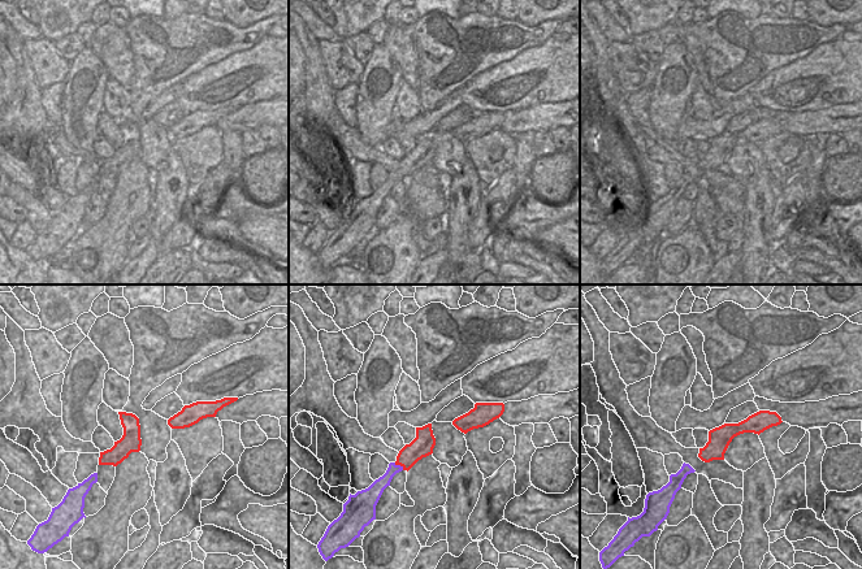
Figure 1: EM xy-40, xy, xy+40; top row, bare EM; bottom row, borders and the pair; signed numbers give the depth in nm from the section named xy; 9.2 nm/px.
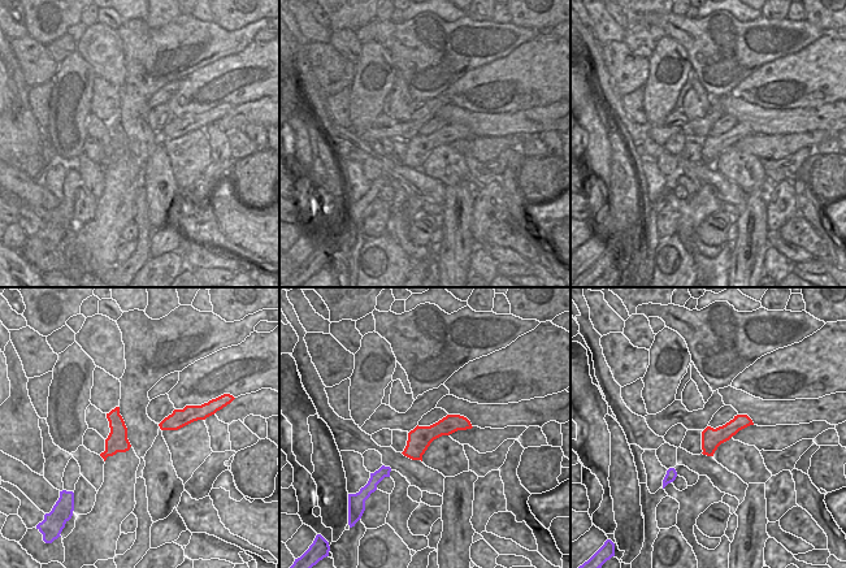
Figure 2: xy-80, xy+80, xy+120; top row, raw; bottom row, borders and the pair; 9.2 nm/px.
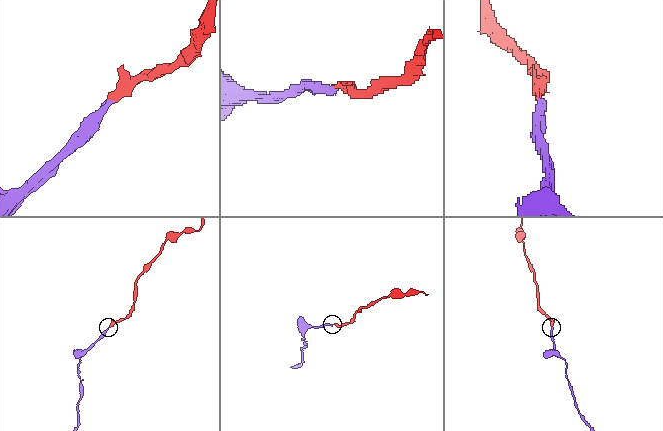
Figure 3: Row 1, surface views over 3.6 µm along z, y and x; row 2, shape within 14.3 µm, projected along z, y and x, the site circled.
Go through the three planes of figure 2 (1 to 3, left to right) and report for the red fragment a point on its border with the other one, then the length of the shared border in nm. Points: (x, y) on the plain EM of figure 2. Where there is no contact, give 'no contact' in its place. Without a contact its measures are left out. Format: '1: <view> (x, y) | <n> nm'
1: no contact
2: no contact
3: no contact

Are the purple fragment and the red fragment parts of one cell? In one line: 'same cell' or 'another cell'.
same cell

